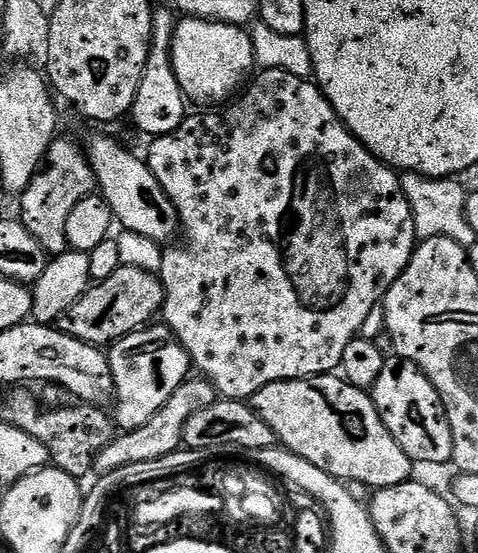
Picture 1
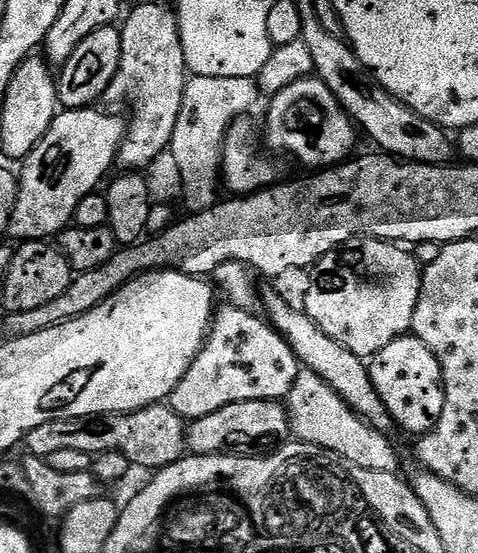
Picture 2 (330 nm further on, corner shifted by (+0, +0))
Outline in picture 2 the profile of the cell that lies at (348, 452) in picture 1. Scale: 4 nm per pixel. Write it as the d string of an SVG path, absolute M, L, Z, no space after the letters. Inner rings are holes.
M278 400L234 402L187 425L187 451L193 456L250 456L268 454L289 443L288 409Z

